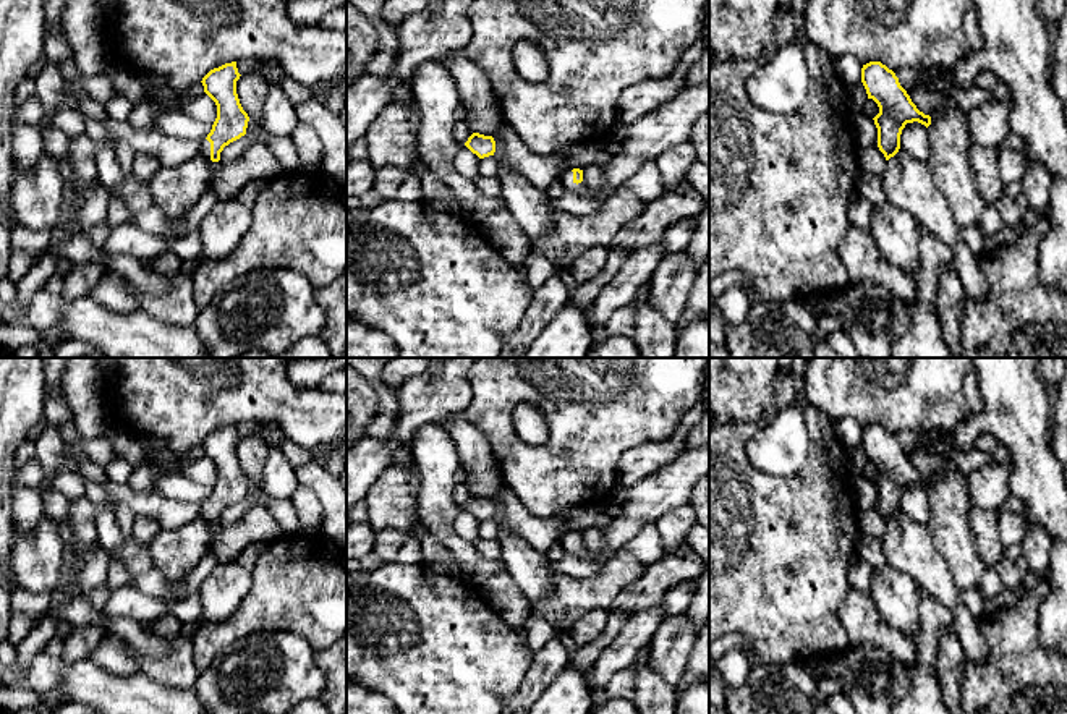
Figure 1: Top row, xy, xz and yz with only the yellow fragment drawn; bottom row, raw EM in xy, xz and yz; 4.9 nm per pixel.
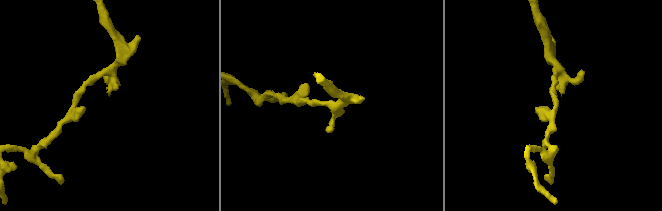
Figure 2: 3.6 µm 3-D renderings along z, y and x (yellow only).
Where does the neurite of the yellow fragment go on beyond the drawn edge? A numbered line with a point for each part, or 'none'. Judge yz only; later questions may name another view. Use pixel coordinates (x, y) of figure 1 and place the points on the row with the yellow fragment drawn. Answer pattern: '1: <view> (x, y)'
1: yz (907, 182)

